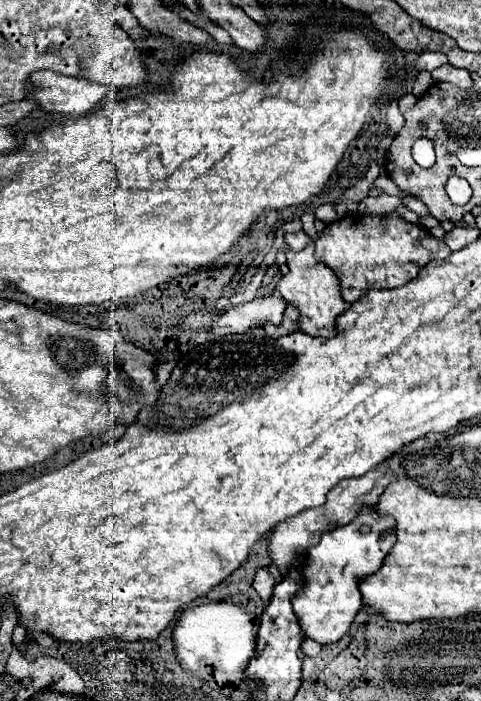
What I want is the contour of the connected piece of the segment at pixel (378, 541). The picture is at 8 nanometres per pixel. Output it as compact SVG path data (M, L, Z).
M364 507L350 525L324 533L322 541L308 549L306 559L298 569L302 585L290 599L306 637L320 645L330 645L350 629L350 623L362 607L362 595L358 591L360 577L364 573L376 573L394 543L396 535L392 519L380 517L372 507Z

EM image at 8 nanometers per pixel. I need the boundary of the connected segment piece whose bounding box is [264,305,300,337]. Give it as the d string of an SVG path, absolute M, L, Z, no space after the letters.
M288 305L288 309L284 311L284 323L282 325L268 323L268 325L264 325L264 329L272 331L272 333L268 333L270 337L282 337L282 335L294 333L294 331L298 331L298 317L300 317L298 309L294 305Z

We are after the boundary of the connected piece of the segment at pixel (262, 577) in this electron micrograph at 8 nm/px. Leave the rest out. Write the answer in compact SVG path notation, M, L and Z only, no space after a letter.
M264 567L264 569L258 569L258 571L256 571L256 577L254 577L252 587L256 589L256 593L260 595L260 599L262 599L264 603L270 601L272 591L274 591L274 585L276 585L276 577L270 573L270 569Z

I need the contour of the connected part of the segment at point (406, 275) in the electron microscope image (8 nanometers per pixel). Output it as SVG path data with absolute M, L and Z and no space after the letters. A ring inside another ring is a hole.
M396 213L378 217L378 215L346 215L338 219L336 223L328 225L316 239L316 259L326 263L336 277L340 279L340 295L346 303L358 301L364 293L370 289L396 289L406 285L410 279L418 275L418 271L434 261L434 259L446 259L452 251L446 247L444 241L438 241L426 227L408 223L400 219Z

